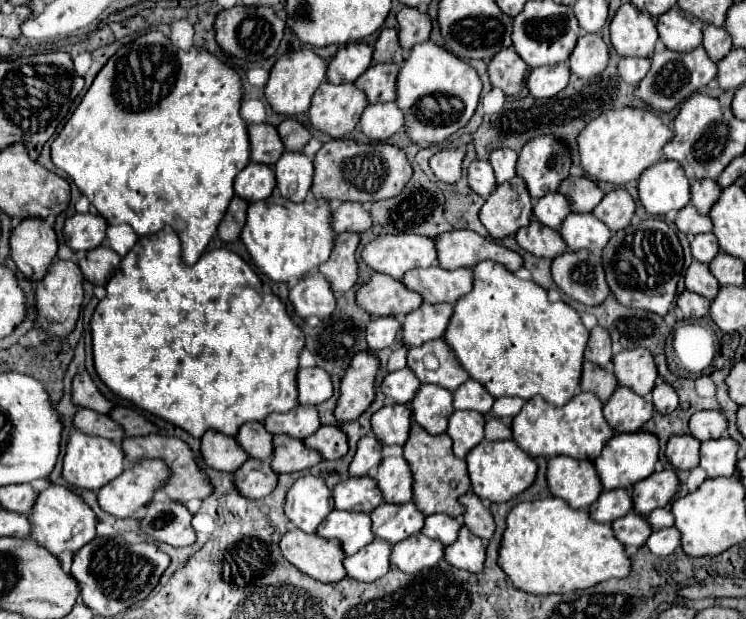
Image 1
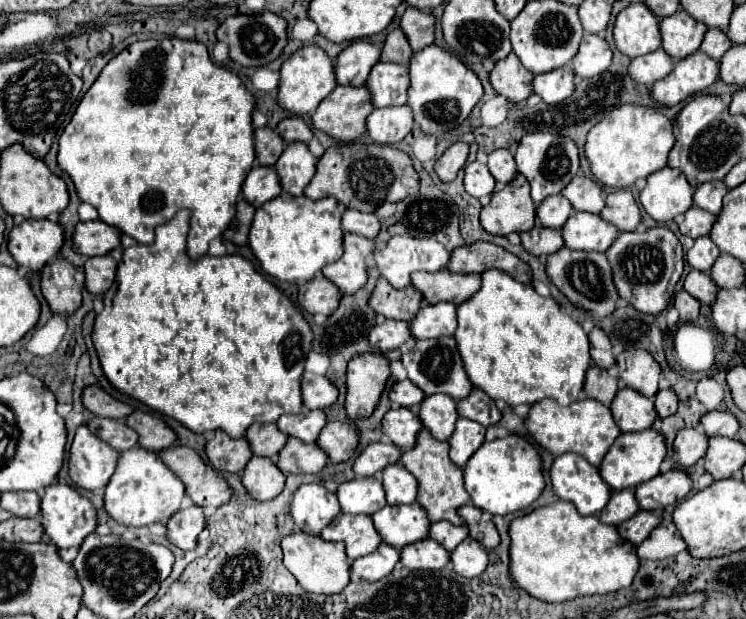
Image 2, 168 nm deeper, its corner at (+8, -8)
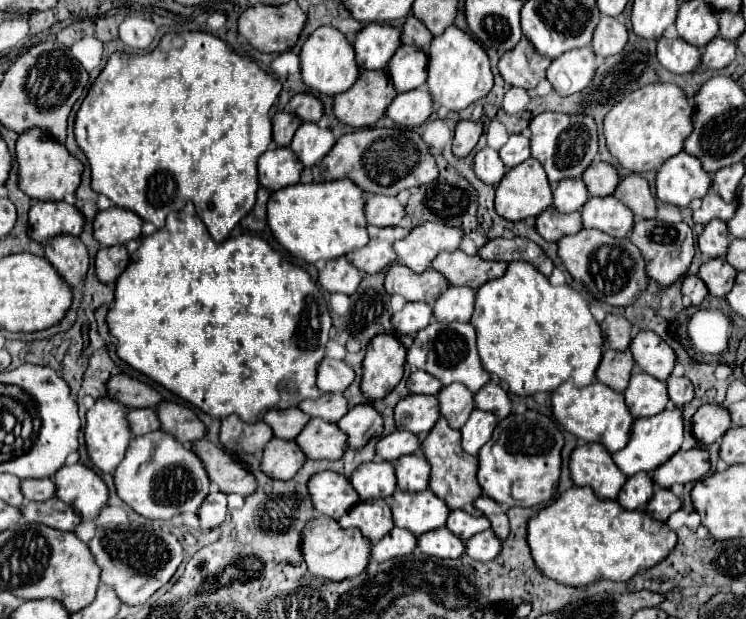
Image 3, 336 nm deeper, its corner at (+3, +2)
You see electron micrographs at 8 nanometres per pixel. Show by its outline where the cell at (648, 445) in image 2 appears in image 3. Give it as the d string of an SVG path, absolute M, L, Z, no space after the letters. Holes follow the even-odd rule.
M664 409L658 415L652 417L642 417L636 419L632 425L632 433L630 433L630 441L622 451L616 451L612 457L618 465L618 469L622 469L624 475L636 475L640 471L654 471L658 469L662 463L666 463L682 445L684 441L684 419L682 419L682 409Z

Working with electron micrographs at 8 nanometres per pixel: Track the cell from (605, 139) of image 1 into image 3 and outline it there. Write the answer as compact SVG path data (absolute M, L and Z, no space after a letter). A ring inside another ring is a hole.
M650 83L624 97L604 119L604 135L610 153L630 171L642 173L658 169L666 159L684 149L686 137L692 133L694 107L686 93L674 83Z

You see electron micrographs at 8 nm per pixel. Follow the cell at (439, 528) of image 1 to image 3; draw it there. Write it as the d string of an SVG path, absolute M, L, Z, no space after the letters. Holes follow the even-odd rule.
M452 511L448 517L446 527L450 527L450 531L458 537L462 537L464 541L468 541L470 537L474 537L476 533L482 533L486 529L490 529L490 521L482 515L482 517L474 517L466 511Z

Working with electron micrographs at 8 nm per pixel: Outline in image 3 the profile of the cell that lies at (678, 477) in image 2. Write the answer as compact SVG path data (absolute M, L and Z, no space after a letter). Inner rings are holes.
M694 447L688 451L678 451L666 465L660 465L652 479L658 487L672 487L674 483L692 483L702 479L710 471L710 455L708 451Z

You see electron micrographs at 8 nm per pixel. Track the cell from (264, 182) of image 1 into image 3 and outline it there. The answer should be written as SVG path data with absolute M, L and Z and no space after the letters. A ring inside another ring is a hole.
M290 147L268 149L258 159L260 185L272 191L298 183L302 177L302 171L304 171L304 165L300 163L300 159L294 155Z

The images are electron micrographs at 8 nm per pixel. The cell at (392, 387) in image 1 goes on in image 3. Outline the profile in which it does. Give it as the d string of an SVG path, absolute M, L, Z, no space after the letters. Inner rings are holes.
M414 371L408 379L408 389L412 393L426 393L426 395L436 395L442 389L442 383L432 377L426 371Z

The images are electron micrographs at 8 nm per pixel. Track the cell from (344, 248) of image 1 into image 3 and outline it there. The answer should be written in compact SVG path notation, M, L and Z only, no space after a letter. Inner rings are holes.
M370 225L368 233L370 233L370 243L362 249L348 253L346 257L360 271L378 273L396 261L396 253L392 249L392 243L396 239L406 237L408 231L402 227L372 227Z

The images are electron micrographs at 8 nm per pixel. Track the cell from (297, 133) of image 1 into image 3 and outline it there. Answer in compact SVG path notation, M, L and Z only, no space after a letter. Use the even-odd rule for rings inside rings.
M298 93L290 99L288 111L298 113L298 117L302 121L314 121L316 123L324 115L324 105L318 97L314 97L310 93Z

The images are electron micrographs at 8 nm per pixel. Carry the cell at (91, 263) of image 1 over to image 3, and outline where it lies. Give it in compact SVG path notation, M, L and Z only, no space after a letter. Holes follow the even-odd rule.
M124 245L114 247L102 247L96 253L96 275L102 283L114 283L120 273L128 267L130 255Z

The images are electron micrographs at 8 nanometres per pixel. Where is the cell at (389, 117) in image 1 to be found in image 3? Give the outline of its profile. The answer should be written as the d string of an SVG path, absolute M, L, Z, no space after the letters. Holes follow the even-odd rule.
M418 87L414 91L400 93L396 101L388 107L386 115L394 119L402 127L418 127L428 121L428 117L436 111L434 101L426 87Z

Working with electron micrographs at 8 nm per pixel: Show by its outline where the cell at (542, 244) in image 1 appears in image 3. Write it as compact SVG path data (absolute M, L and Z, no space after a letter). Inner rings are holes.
M554 207L542 211L536 219L536 229L546 241L558 241L582 229L580 213L558 213Z

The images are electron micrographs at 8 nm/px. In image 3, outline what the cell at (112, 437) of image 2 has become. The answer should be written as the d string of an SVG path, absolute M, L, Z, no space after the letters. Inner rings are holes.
M146 407L146 409L130 409L128 417L130 417L130 429L132 429L132 433L136 437L160 429L160 419L158 419L156 411L150 409L150 407Z

